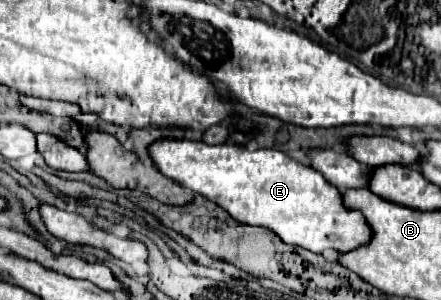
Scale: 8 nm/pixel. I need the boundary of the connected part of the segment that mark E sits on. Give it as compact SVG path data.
M160 138L148 146L148 154L166 178L212 200L242 224L274 230L286 244L320 254L328 248L348 252L370 238L364 216L346 210L342 206L342 194L330 186L320 172L278 150L250 150L242 144L228 142L210 146L202 140Z

